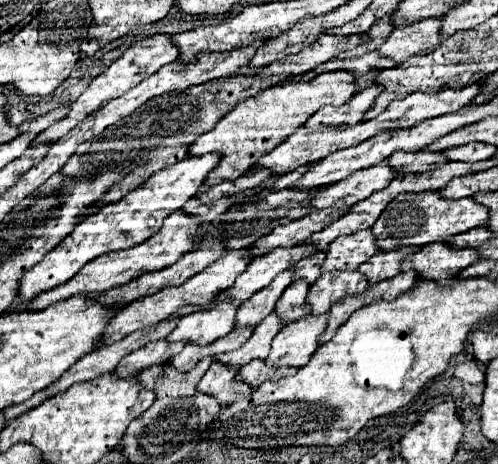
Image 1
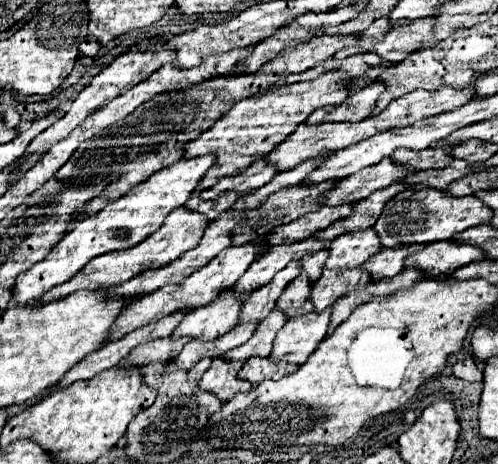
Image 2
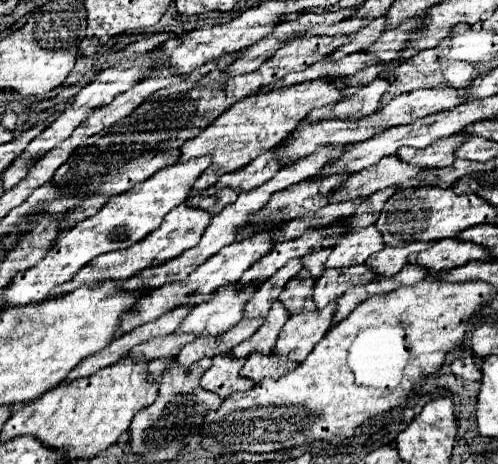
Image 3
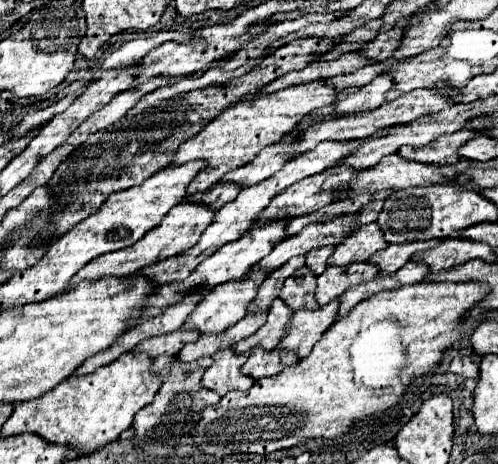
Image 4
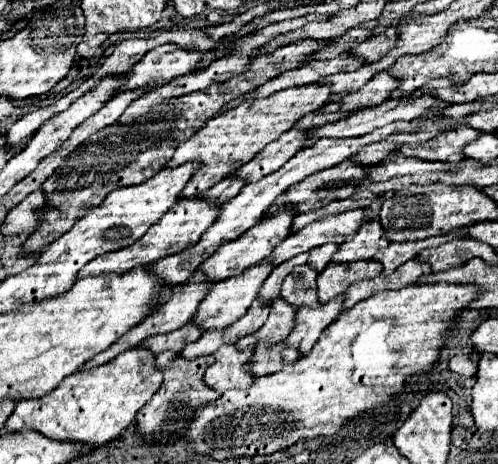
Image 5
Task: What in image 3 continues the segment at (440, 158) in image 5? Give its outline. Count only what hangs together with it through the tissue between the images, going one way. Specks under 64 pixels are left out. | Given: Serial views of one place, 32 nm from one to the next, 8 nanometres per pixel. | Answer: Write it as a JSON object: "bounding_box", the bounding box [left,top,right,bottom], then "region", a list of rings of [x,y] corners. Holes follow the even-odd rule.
{"bounding_box":[396,136,466,168],"region":[[[446,136],[436,140],[424,150],[416,148],[400,148],[396,156],[400,160],[408,160],[408,164],[416,164],[420,168],[444,168],[454,162],[454,150],[466,140],[466,136]]]}

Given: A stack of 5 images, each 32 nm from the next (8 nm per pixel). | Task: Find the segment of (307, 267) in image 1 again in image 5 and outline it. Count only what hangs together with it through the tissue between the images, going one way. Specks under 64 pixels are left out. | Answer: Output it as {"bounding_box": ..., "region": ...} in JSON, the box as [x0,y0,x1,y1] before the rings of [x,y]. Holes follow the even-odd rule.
{"bounding_box":[308,244,338,272],"region":[[[324,244],[324,246],[316,248],[316,250],[310,250],[308,266],[312,266],[316,272],[322,272],[328,266],[328,262],[330,262],[332,254],[336,252],[336,248],[338,248],[336,244]]]}

